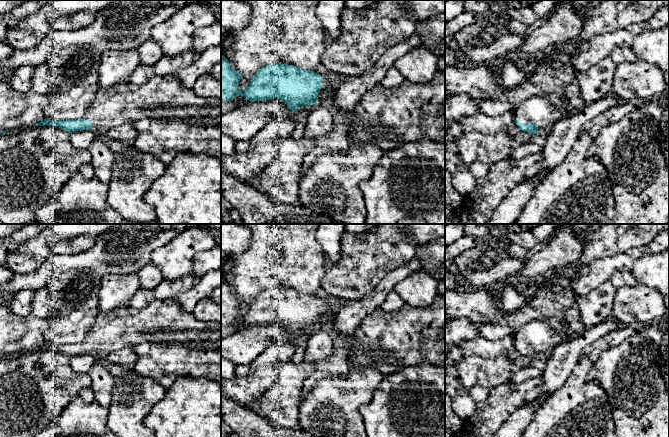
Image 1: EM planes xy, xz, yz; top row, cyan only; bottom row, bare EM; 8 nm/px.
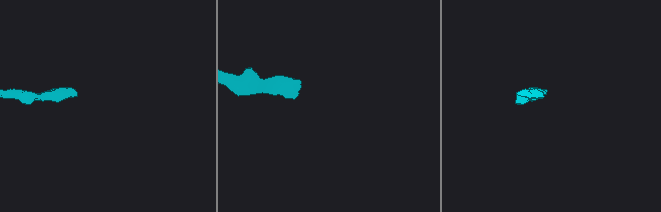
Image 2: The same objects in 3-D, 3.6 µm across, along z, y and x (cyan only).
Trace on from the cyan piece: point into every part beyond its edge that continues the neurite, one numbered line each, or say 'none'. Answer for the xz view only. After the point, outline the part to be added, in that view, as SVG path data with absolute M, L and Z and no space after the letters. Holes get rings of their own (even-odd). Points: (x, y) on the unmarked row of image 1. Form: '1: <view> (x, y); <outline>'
1: xz (326, 319); M323 302L322 306L323 310L317 319L318 325L315 328L315 332L319 330L325 330L332 335L336 328L334 320L336 318L337 308L326 302Z

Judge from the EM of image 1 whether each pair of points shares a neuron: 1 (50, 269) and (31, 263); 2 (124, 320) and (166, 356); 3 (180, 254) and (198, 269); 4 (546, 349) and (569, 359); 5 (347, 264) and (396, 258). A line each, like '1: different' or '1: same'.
1: different
2: same
3: different
4: different
5: same

